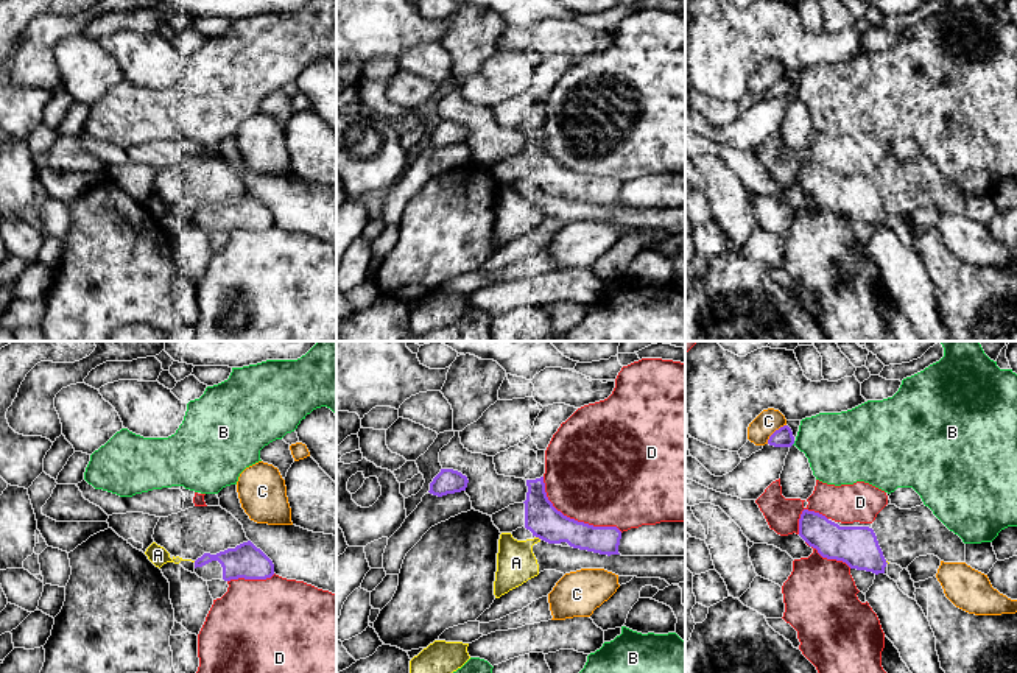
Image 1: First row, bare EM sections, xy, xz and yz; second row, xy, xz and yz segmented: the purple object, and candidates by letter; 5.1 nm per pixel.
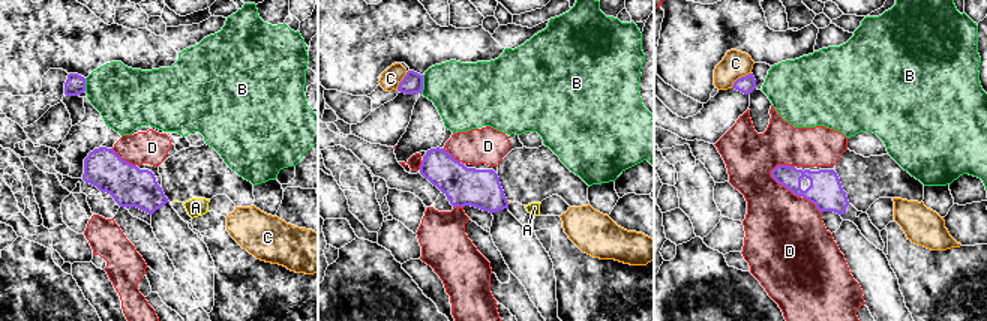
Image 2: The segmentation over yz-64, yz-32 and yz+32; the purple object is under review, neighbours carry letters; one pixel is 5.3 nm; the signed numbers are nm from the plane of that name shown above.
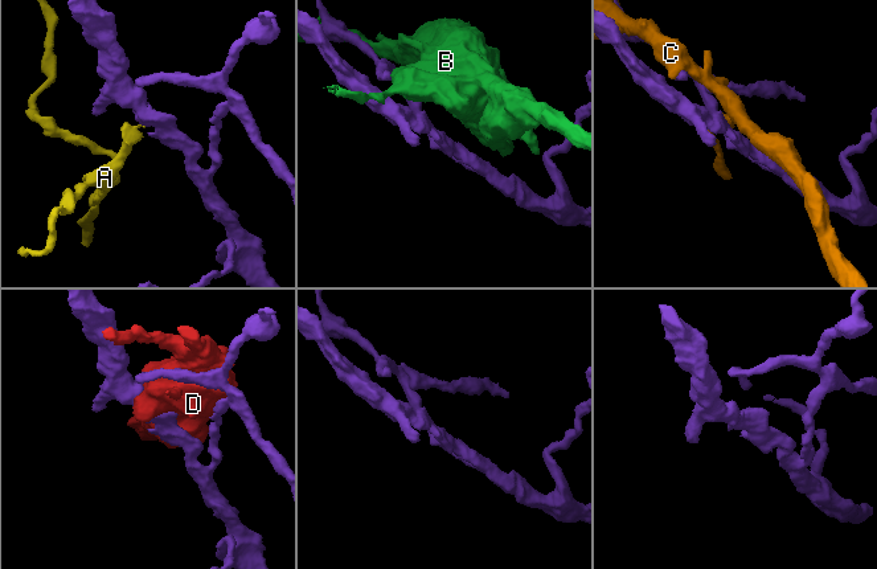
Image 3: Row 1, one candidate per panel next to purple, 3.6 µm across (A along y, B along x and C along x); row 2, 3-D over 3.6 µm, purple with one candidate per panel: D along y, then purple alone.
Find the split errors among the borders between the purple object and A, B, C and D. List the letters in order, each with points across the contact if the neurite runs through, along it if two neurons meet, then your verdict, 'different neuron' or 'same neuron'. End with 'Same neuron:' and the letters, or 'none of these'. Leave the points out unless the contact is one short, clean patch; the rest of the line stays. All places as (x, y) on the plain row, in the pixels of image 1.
A: different neuron
B: different neuron
C: different neuron
D: different neuron
Same neuron: none of these

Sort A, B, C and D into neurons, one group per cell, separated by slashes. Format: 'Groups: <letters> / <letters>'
Groups: A / B / C / D

